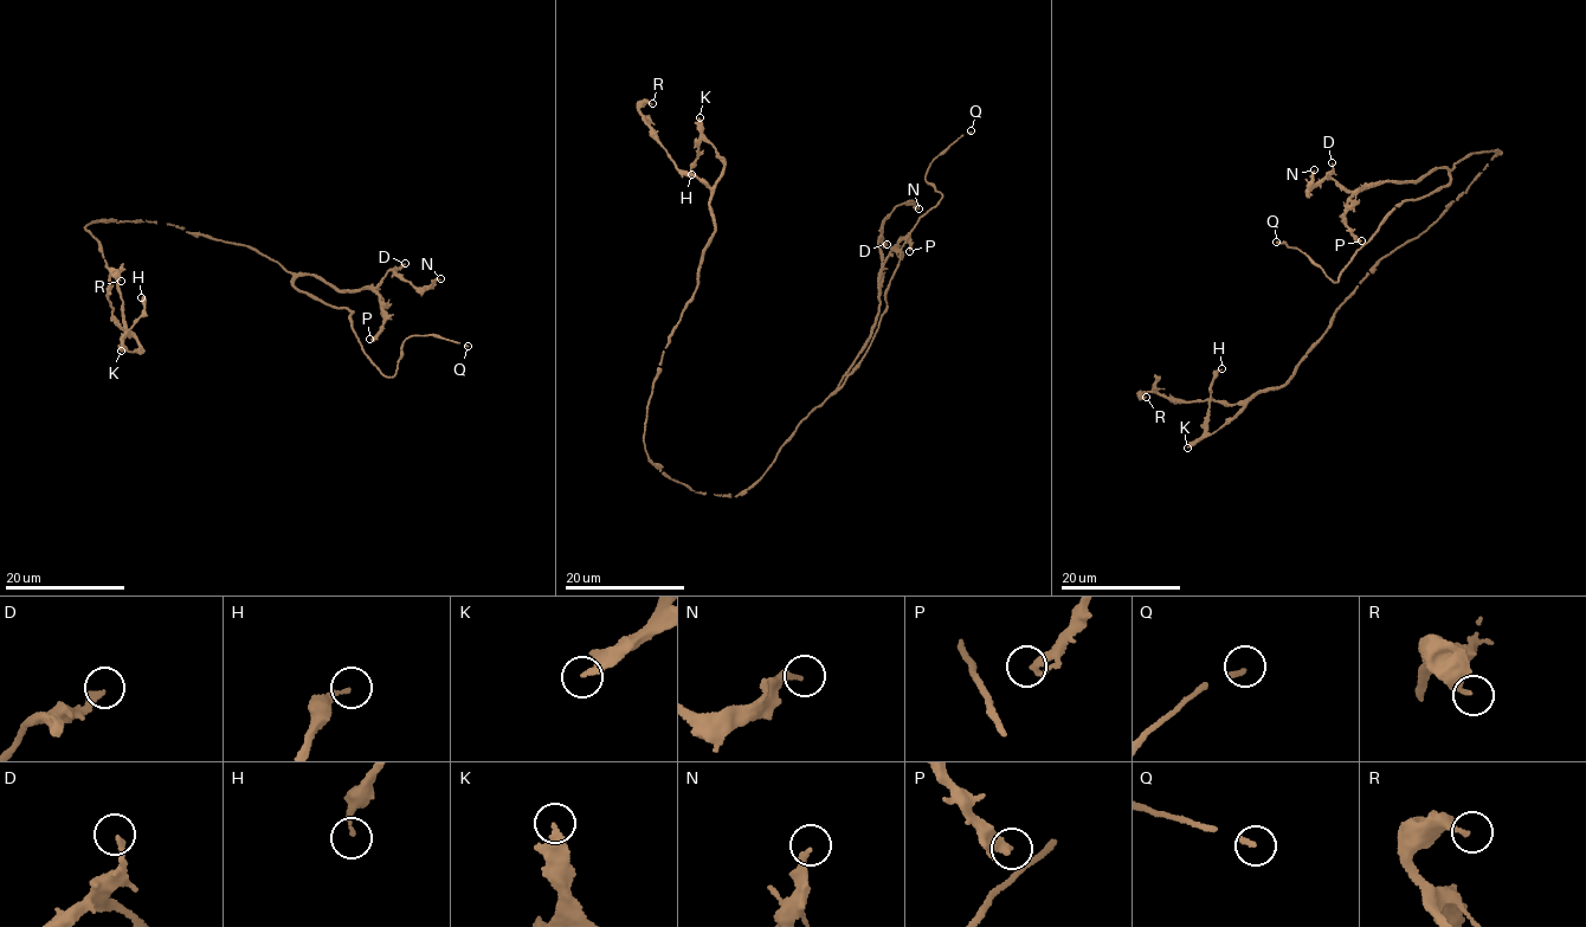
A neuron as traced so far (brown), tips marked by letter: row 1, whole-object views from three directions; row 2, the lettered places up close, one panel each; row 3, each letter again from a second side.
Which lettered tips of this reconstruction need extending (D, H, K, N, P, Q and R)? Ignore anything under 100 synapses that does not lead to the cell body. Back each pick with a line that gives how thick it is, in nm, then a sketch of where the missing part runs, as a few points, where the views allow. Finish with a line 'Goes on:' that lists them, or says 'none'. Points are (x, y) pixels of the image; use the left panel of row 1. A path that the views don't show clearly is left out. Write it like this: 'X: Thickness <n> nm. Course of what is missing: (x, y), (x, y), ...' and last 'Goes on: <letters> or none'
Goes on: none

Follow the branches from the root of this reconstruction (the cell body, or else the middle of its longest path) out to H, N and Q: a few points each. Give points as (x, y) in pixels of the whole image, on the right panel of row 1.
H: (1485, 165), (1438, 219), (1369, 271), (1290, 379), (1267, 388), (1211, 435), (1210, 387), (1222, 368)
N: (1485, 165), (1500, 150), (1471, 152), (1414, 180), (1352, 191), (1323, 178), (1306, 192), (1314, 169)
Q: (1485, 165), (1500, 150), (1471, 152), (1450, 172), (1446, 185), (1396, 208), (1338, 281), (1304, 252), (1276, 242)

